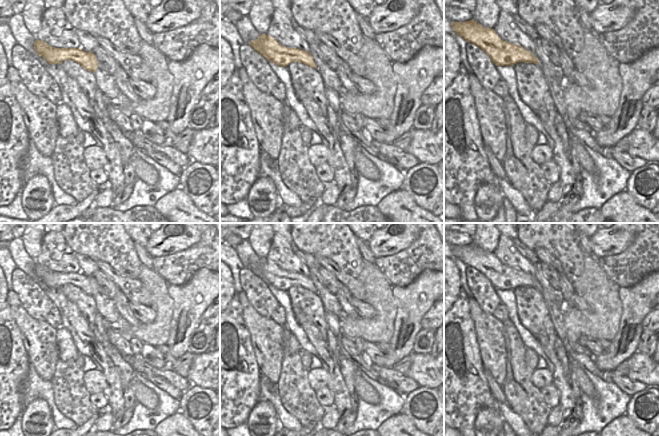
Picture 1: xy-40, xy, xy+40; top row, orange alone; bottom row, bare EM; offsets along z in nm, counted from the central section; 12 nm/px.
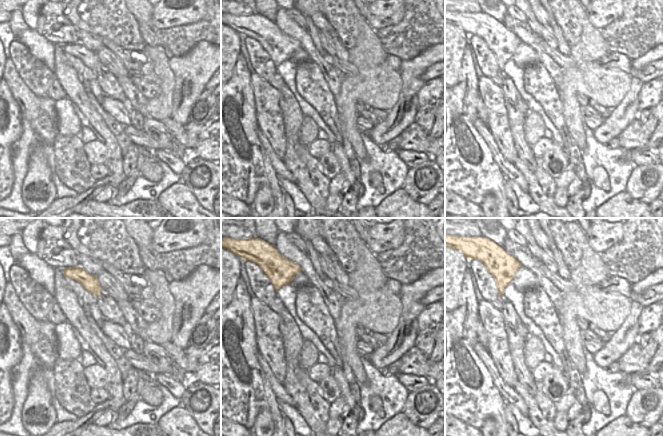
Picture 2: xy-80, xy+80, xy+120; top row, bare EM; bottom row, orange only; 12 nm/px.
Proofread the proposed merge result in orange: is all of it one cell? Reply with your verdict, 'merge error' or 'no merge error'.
no merge error

